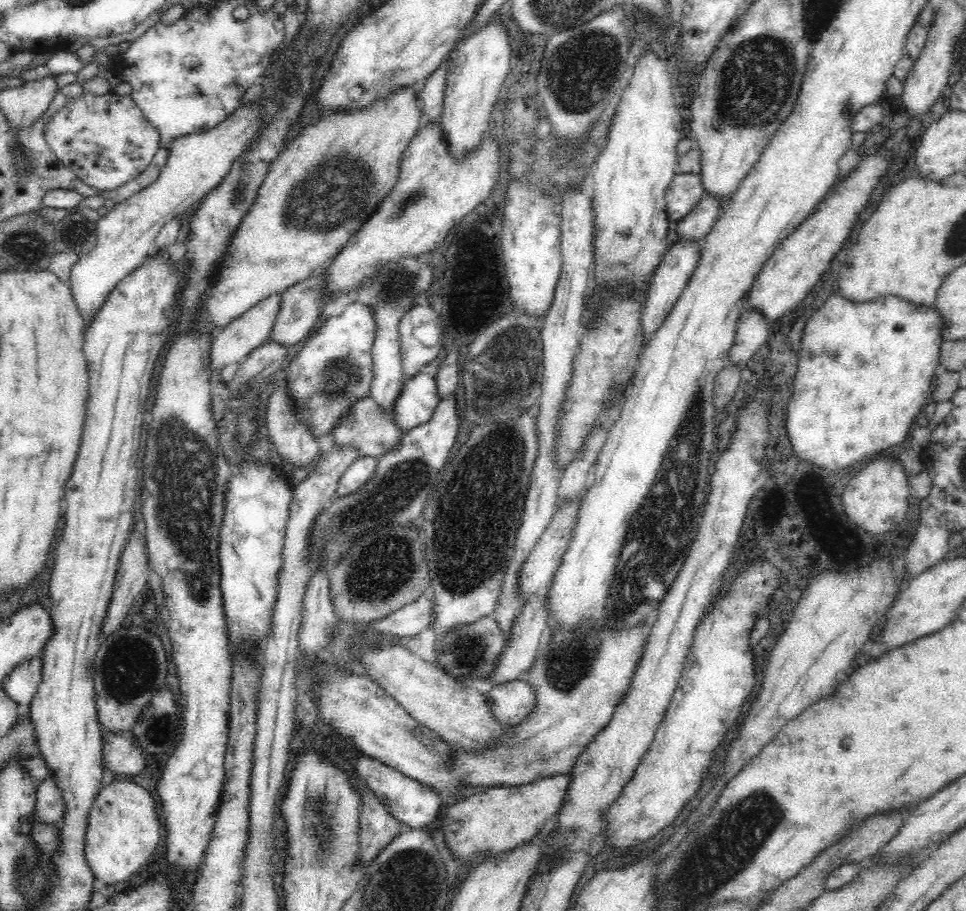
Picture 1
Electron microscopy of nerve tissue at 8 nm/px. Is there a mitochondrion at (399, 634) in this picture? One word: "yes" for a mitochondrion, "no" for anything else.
no

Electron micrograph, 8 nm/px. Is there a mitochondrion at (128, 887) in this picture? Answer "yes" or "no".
no

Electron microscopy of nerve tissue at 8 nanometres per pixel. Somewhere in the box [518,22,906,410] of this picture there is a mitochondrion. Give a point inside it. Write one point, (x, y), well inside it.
(756, 83)

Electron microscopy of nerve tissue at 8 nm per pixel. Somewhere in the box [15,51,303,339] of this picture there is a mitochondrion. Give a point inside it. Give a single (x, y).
(240, 187)

